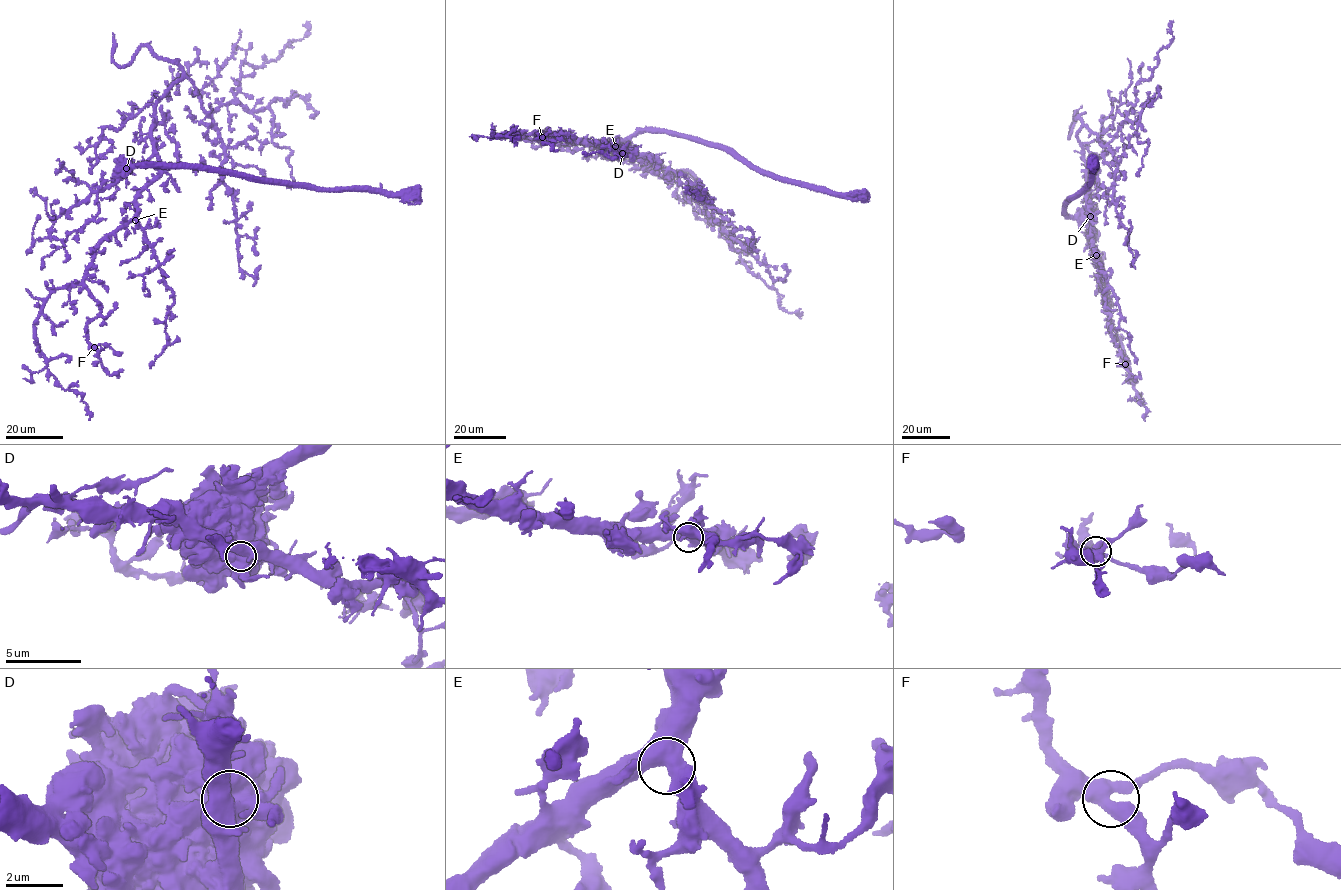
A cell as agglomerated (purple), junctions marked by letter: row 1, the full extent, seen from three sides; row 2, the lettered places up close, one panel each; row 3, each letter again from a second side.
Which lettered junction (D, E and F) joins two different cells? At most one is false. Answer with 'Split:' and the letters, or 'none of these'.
Split: D

